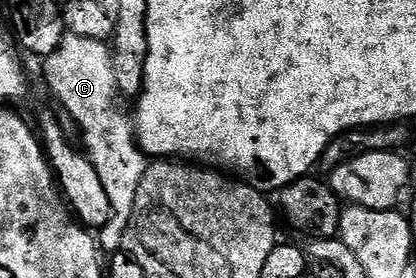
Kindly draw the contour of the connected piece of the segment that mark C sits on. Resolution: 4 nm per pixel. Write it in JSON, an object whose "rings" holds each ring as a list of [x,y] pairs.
{"rings":[[[68,33],[63,36],[59,48],[46,56],[42,63],[48,89],[79,126],[83,134],[82,148],[97,169],[97,177],[101,177],[101,185],[105,185],[105,193],[109,193],[111,216],[104,227],[98,228],[98,246],[107,253],[118,252],[123,247],[123,234],[131,214],[135,212],[137,193],[149,159],[139,147],[136,120],[127,116],[126,109],[122,107],[124,104],[120,102],[121,92],[112,48],[104,40]]]}

